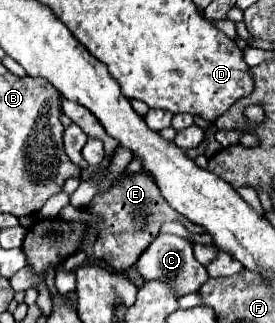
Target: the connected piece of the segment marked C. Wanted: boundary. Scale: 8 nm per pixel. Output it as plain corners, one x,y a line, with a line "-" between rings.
160,234
148,248
146,252
140,256
140,260
136,262
138,274
150,282
150,280
160,280
168,286
172,286
172,290
176,294
190,294
196,292
206,280
208,280
208,272
206,268
194,258
192,254
192,244
180,236
172,236
172,234

